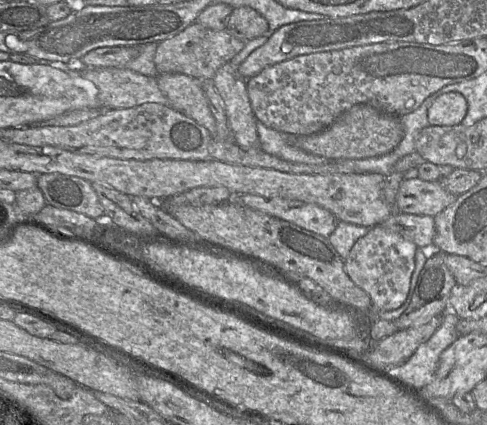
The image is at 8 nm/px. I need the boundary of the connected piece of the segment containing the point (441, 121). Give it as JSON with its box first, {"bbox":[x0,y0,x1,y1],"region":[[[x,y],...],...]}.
{"bbox":[427,93,467,126],"region":[[[444,93],[439,95],[427,110],[429,124],[433,126],[460,124],[467,109],[467,100],[461,93]]]}

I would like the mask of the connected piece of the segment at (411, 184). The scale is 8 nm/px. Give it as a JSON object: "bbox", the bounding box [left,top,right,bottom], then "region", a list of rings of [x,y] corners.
{"bbox":[395,179,457,217],"region":[[[403,179],[395,199],[395,209],[400,213],[434,217],[453,204],[457,197],[446,190],[441,181]]]}

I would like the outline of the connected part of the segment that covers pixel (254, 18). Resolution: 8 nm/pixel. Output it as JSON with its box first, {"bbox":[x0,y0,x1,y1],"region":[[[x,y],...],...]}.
{"bbox":[226,6,268,40],"region":[[[249,6],[234,8],[226,24],[226,30],[229,33],[243,40],[251,40],[265,35],[268,28],[265,17]]]}

